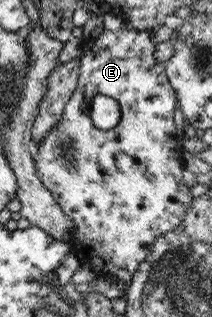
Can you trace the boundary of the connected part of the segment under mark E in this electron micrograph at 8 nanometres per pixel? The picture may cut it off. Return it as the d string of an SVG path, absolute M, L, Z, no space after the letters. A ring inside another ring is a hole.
M126 24L125 27L114 28L114 30L108 26L103 28L100 36L94 35L91 39L84 39L82 46L82 52L79 55L80 69L77 77L77 87L62 108L61 116L57 119L57 122L40 138L40 141L37 141L37 145L32 145L33 162L37 177L42 182L42 186L50 191L50 195L54 197L56 204L62 209L62 214L72 222L70 236L76 236L76 238L71 239L72 247L70 250L74 253L78 262L80 264L88 264L97 276L103 275L103 277L107 277L107 275L113 275L121 279L122 283L128 285L138 265L144 262L144 259L148 256L150 247L153 245L156 237L175 229L180 224L182 216L186 214L186 209L190 208L190 202L193 199L190 197L190 187L182 182L182 170L184 167L182 166L181 139L184 136L182 130L176 130L172 122L172 113L174 113L175 109L175 91L167 82L163 63L156 62L156 59L152 56L155 45L151 40L149 31L136 30L126 26ZM96 94L111 97L118 104L120 117L118 123L110 129L98 129L90 119L89 106L92 97ZM83 101L88 103L85 109L81 108Z

